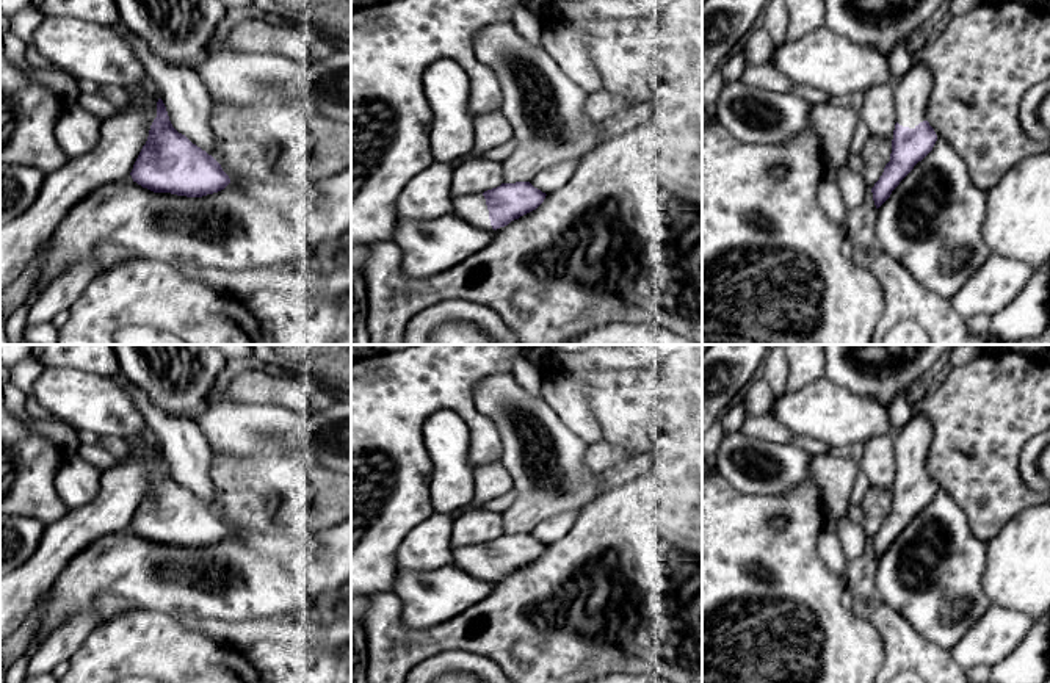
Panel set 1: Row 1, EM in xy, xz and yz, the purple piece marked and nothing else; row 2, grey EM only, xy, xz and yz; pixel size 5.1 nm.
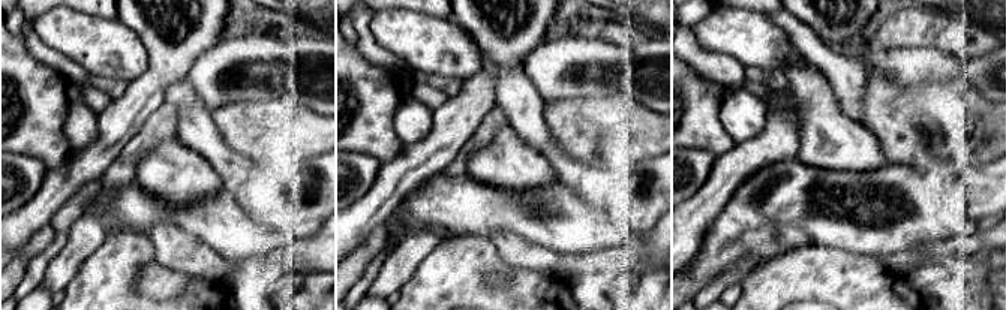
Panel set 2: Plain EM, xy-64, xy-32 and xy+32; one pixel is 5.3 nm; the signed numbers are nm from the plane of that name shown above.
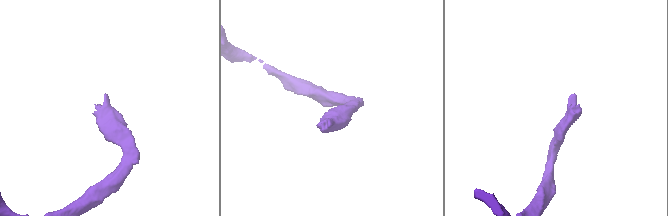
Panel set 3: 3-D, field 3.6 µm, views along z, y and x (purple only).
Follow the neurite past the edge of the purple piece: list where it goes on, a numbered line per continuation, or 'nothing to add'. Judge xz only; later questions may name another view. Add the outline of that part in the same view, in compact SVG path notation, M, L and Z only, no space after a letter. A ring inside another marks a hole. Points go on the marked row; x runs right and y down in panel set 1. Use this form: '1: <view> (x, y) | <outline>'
1: xz (472, 209) | M469 194L462 197L451 199L450 213L456 215L459 219L469 224L494 230L489 219L489 210L483 194Z

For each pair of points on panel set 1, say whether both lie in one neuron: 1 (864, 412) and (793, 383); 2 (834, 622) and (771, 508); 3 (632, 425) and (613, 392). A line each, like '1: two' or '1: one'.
1: two
2: one
3: one

